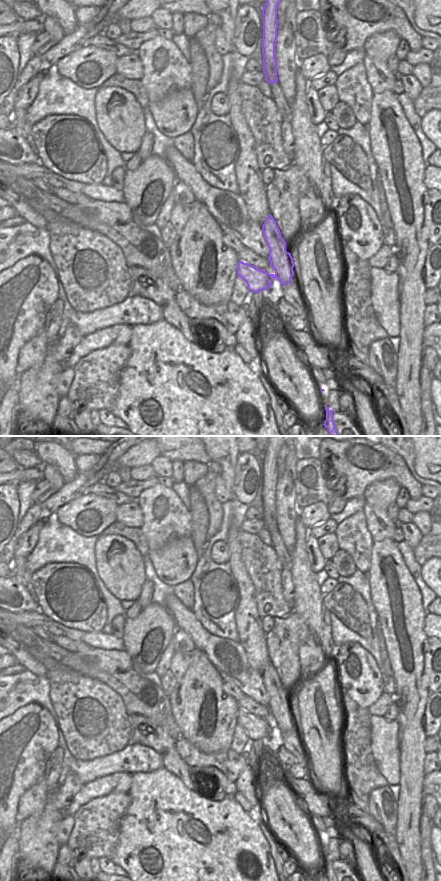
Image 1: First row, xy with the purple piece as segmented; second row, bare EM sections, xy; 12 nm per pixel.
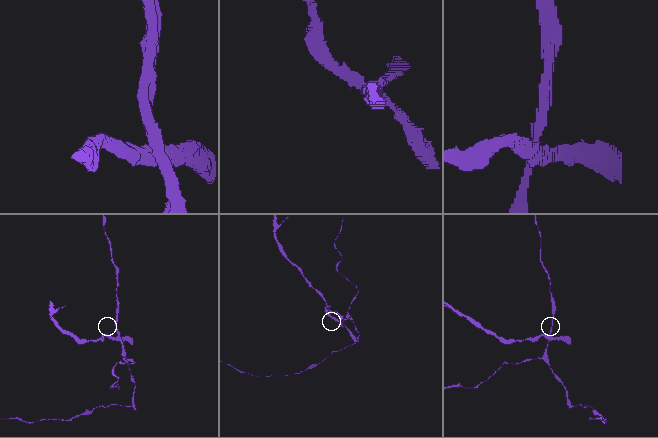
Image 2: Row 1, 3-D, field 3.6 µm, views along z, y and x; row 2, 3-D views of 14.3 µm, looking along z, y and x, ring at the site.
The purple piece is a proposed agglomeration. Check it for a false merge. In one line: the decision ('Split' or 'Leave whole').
Split.

